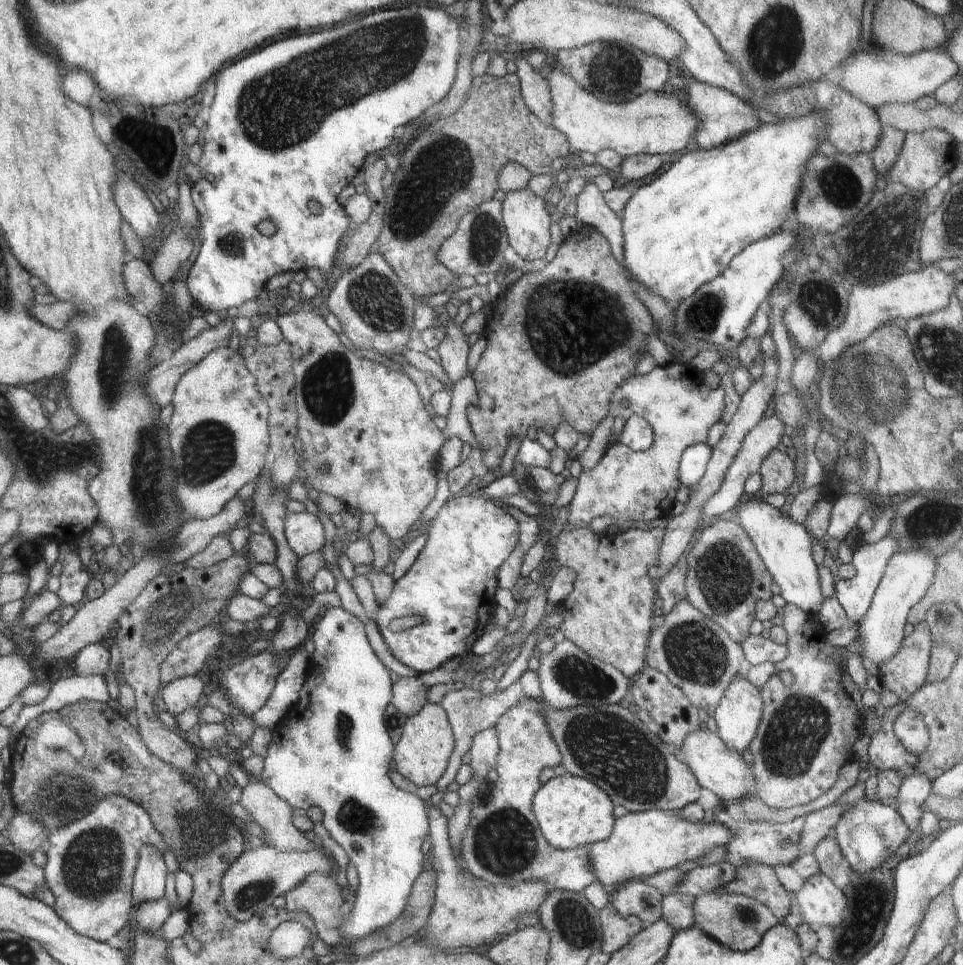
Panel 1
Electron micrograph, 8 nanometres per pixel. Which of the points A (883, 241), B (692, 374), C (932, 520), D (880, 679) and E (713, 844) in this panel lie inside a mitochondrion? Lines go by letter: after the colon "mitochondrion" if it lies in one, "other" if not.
A: mitochondrion
B: other
C: mitochondrion
D: other
E: other

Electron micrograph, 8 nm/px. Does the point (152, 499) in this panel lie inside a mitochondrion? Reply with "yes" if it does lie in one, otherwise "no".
yes

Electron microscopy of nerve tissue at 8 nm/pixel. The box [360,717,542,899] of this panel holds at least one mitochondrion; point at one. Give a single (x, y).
(506, 845)

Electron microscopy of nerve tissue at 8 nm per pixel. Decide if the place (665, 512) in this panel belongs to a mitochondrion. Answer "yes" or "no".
no

